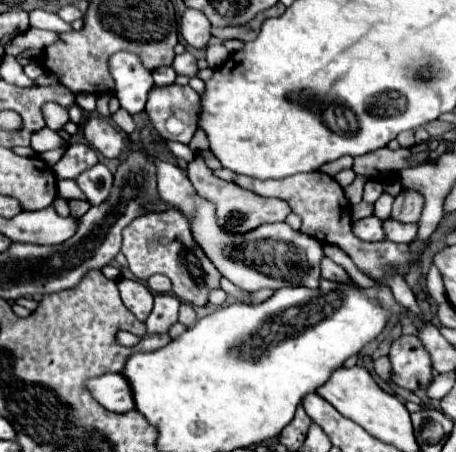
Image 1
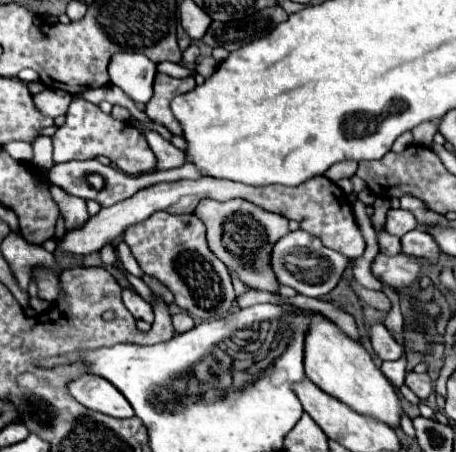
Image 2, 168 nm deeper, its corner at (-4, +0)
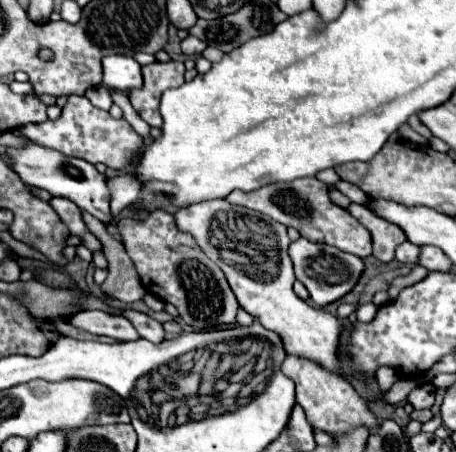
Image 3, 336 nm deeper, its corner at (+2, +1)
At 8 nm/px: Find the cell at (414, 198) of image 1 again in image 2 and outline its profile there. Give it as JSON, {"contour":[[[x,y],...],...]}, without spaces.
{"contour":[[[390,210],[388,212],[388,224],[386,224],[386,228],[388,228],[390,234],[402,236],[402,234],[414,230],[416,226],[418,226],[418,222],[416,222],[416,218],[410,212],[406,212],[406,210]]]}

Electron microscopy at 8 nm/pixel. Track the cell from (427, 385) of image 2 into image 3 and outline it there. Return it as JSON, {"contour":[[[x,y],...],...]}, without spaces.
{"contour":[[[418,385],[410,391],[408,403],[414,405],[414,409],[430,409],[434,405],[434,385]]]}

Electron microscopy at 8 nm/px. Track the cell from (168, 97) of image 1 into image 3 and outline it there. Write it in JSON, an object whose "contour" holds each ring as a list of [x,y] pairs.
{"contour":[[[168,61],[168,63],[152,63],[144,65],[144,87],[134,89],[130,95],[132,107],[150,127],[162,127],[162,117],[158,111],[160,97],[166,89],[180,87],[184,83],[184,63]]]}

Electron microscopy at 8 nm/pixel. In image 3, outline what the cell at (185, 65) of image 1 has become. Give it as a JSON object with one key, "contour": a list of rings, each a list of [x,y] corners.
{"contour":[[[188,35],[188,37],[182,41],[182,53],[184,53],[186,57],[196,57],[196,55],[200,55],[204,49],[206,49],[204,41],[200,41],[200,39],[192,37],[192,35]]]}

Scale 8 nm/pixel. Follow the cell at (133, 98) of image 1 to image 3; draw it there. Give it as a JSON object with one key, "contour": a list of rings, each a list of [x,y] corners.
{"contour":[[[108,55],[102,59],[104,83],[116,91],[132,91],[142,87],[142,67],[134,57]]]}

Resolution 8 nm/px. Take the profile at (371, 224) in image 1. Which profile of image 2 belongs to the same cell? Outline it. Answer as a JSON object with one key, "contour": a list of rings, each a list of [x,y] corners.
{"contour":[[[382,232],[378,236],[378,244],[380,244],[380,252],[386,254],[386,256],[396,256],[402,252],[402,246],[400,246],[400,238],[398,236],[392,236],[388,232]]]}

